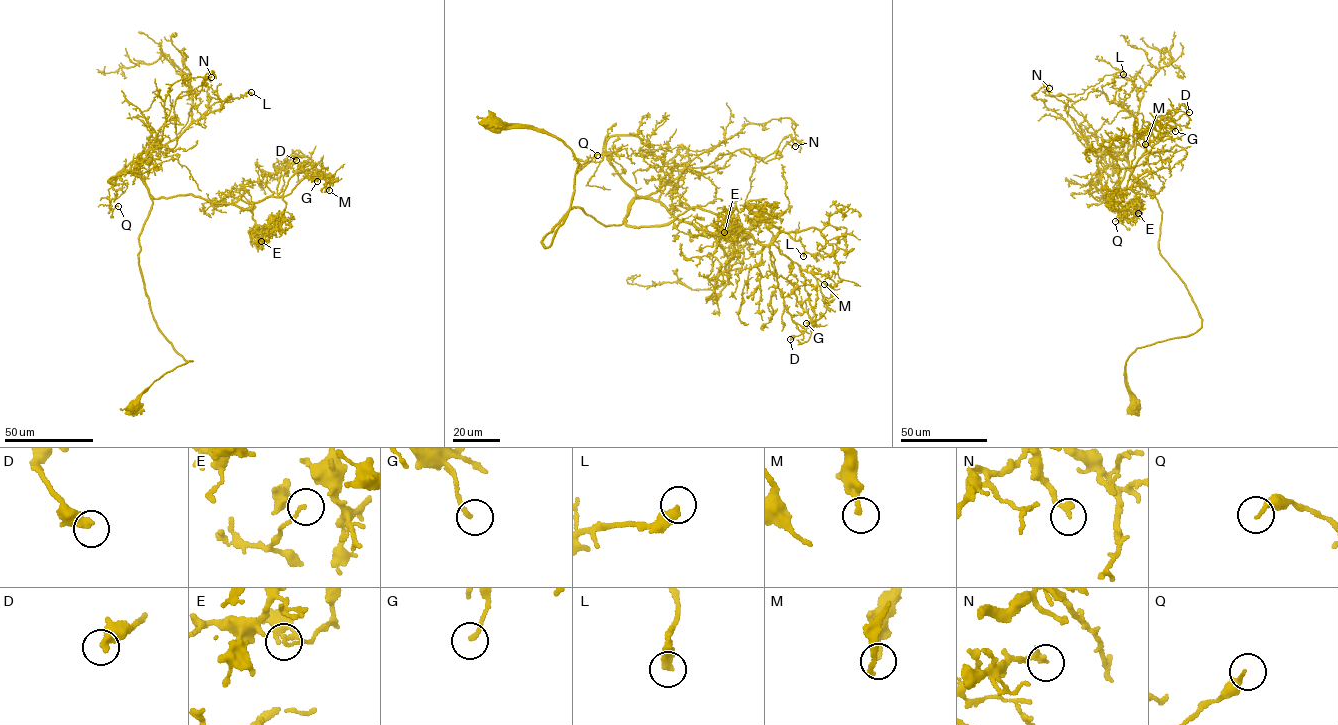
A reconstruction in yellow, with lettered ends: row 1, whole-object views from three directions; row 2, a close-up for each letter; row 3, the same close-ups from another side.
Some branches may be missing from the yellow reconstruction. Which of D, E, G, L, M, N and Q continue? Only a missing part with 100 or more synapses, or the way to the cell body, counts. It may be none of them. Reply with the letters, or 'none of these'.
none of these

